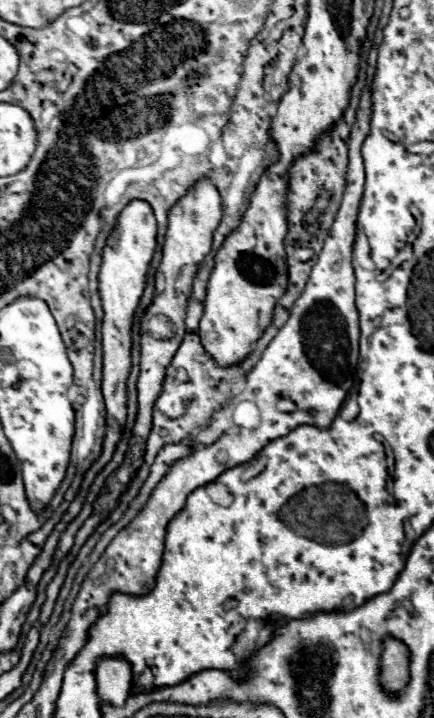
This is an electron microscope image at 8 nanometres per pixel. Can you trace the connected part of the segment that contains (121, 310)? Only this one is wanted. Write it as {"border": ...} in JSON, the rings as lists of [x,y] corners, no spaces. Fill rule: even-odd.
{"border":[[[146,200],[128,202],[126,208],[118,214],[118,222],[116,222],[114,230],[110,232],[110,236],[106,240],[106,246],[104,246],[104,252],[102,252],[100,278],[98,278],[100,280],[98,290],[100,290],[100,300],[102,300],[102,310],[104,310],[104,318],[102,318],[102,352],[104,352],[102,394],[104,394],[104,400],[106,400],[106,436],[104,436],[101,456],[86,472],[80,492],[76,494],[76,498],[72,500],[70,508],[64,512],[60,522],[54,526],[54,530],[48,536],[48,540],[44,542],[42,552],[38,554],[36,562],[50,562],[50,556],[54,554],[54,548],[58,544],[60,534],[64,532],[68,522],[74,520],[74,516],[80,512],[80,508],[84,504],[84,498],[86,498],[86,492],[88,492],[94,476],[112,458],[112,452],[114,452],[114,448],[120,440],[122,426],[126,424],[126,378],[130,374],[130,346],[132,346],[130,324],[132,324],[134,310],[140,302],[140,296],[144,292],[146,272],[148,272],[148,264],[154,256],[154,248],[156,248],[156,218],[154,218],[152,206]]]}

